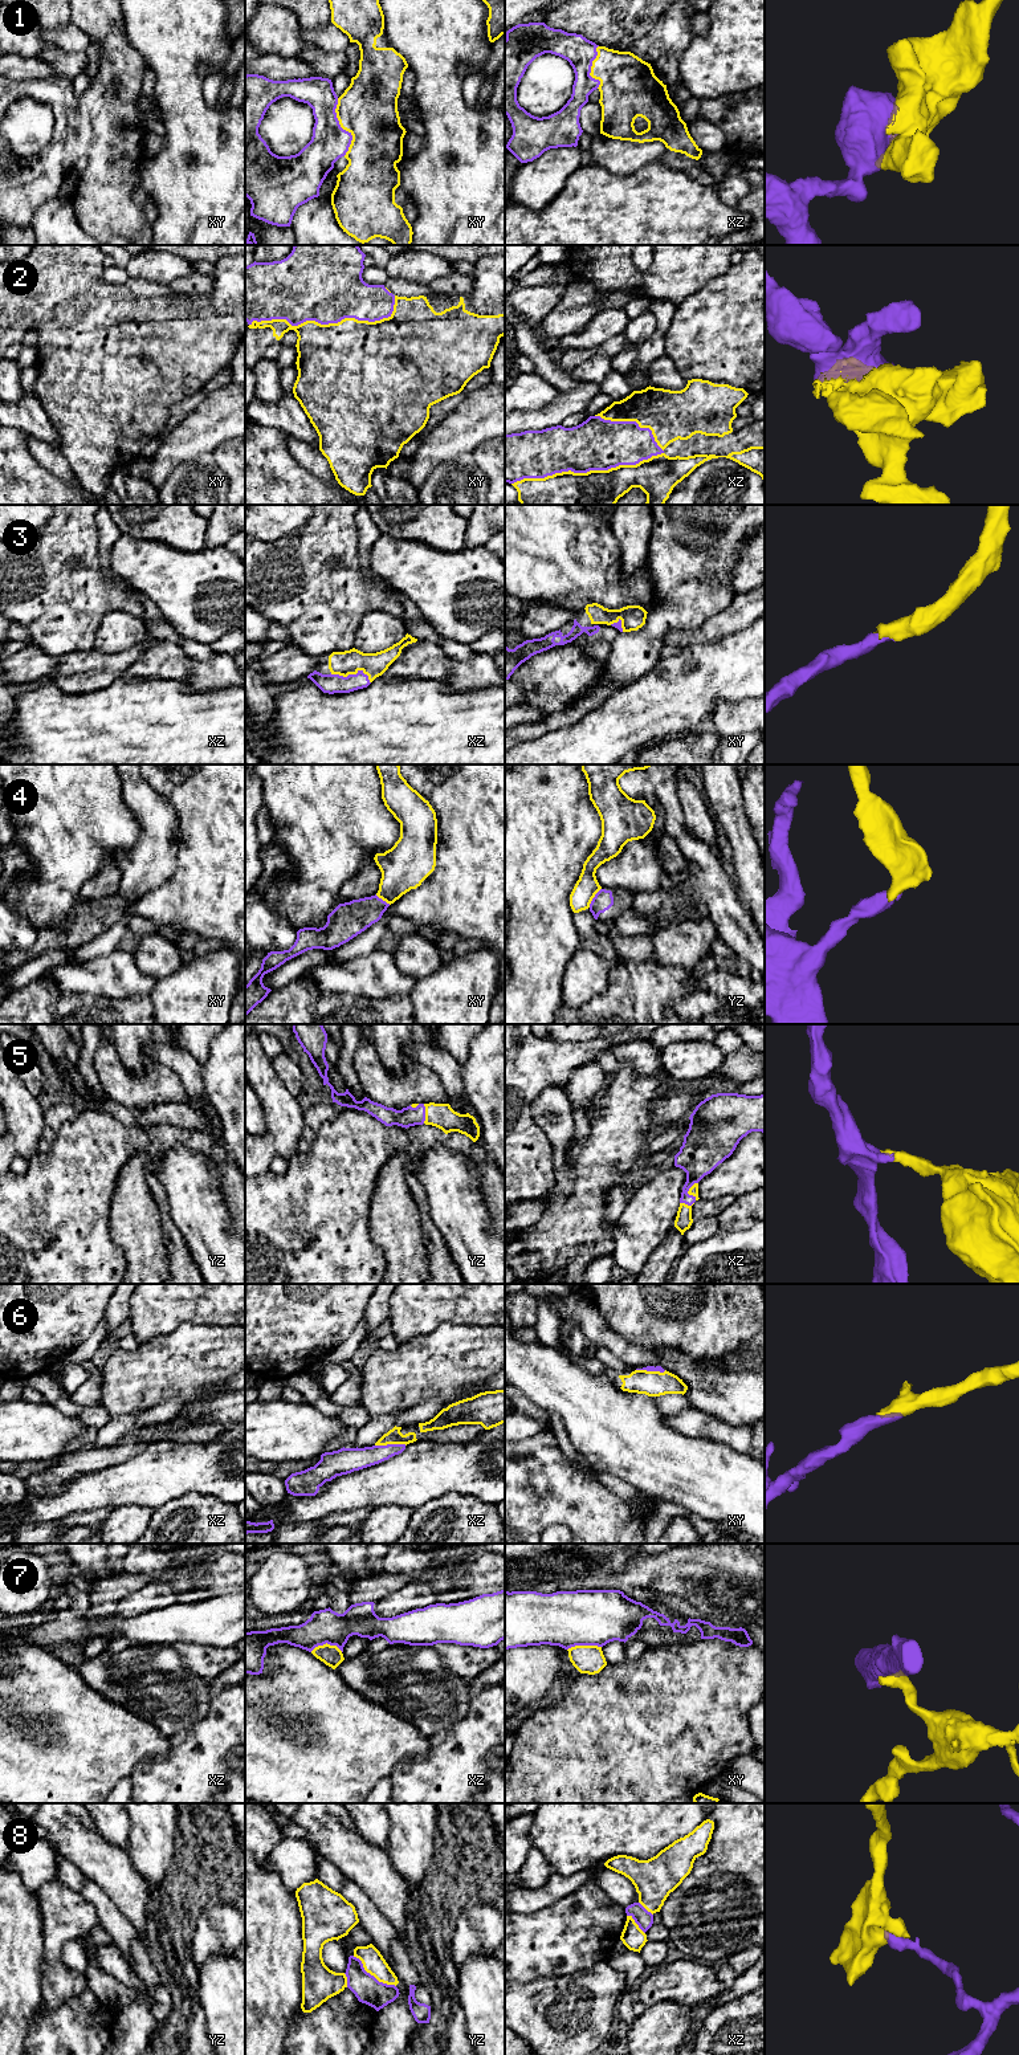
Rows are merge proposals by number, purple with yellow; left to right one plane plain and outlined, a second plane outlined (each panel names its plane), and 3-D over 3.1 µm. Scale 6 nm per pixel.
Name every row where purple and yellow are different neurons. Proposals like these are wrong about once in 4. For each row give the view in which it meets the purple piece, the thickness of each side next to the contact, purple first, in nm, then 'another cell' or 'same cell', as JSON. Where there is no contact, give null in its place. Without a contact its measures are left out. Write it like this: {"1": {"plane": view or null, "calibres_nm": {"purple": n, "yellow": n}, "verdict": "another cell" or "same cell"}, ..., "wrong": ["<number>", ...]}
{"1": {"plane": "xy", "calibres_nm": {"purple": 220, "yellow": 360}, "verdict": "same cell"}, "2": {"plane": "xz", "calibres_nm": {"purple": 320, "yellow": 400}, "verdict": "same cell"}, "3": {"plane": "xz", "calibres_nm": {"purple": 120, "yellow": 150}, "verdict": "same cell"}, "4": {"plane": "yz", "calibres_nm": {"purple": 120, "yellow": 140}, "verdict": "another cell"}, "5": {"plane": "xz", "calibres_nm": {"purple": 260, "yellow": 60}, "verdict": "same cell"}, "6": {"plane": "xz", "calibres_nm": {"purple": 140, "yellow": 100}, "verdict": "same cell"}, "7": {"plane": "xy", "calibres_nm": {"purple": 340, "yellow": 180}, "verdict": "another cell"}, "8": {"plane": "yz", "calibres_nm": {"purple": 170, "yellow": 130}, "verdict": "another cell"}, "wrong": ["4", "7", "8"]}

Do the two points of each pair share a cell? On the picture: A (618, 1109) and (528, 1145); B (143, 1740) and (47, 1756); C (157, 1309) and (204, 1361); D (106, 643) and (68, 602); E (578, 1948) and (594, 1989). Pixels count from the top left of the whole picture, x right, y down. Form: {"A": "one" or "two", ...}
{"A": "two", "B": "one", "C": "two", "D": "two", "E": "two"}

